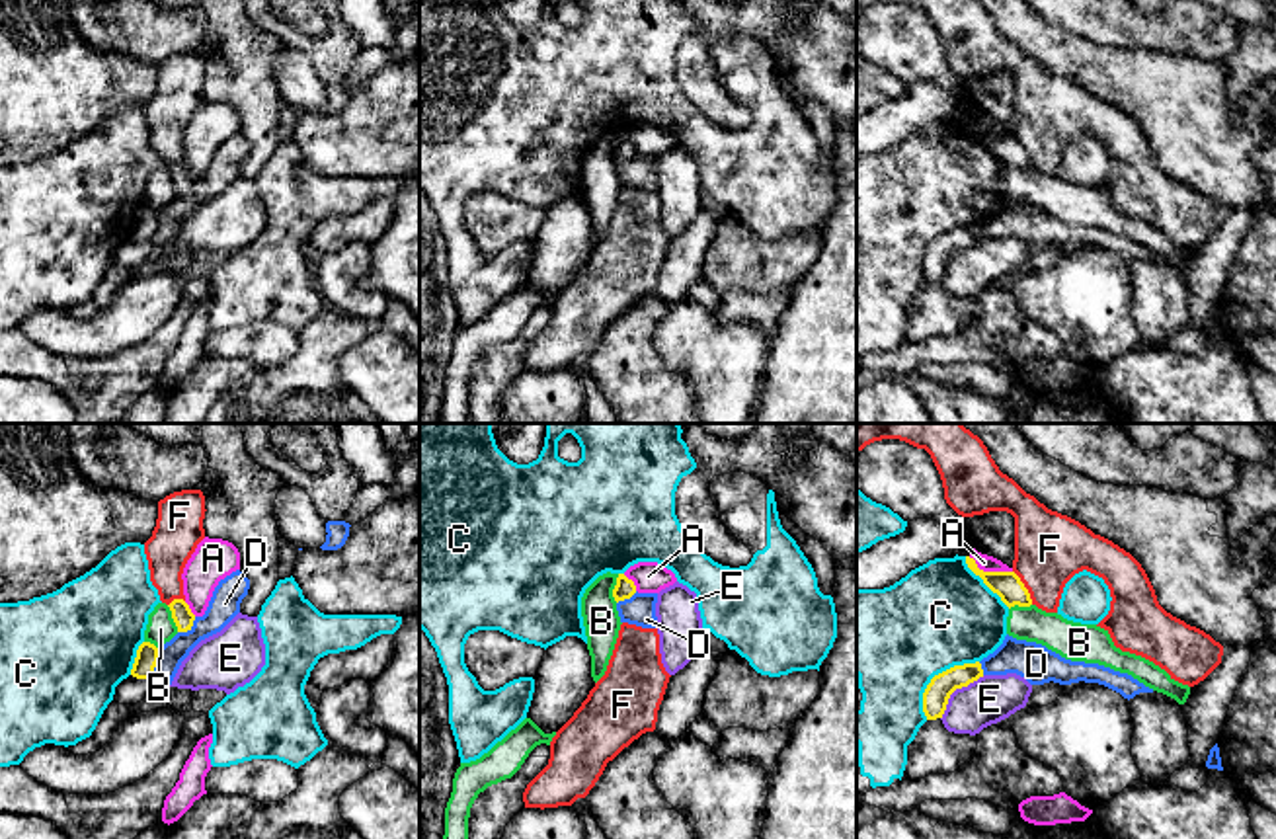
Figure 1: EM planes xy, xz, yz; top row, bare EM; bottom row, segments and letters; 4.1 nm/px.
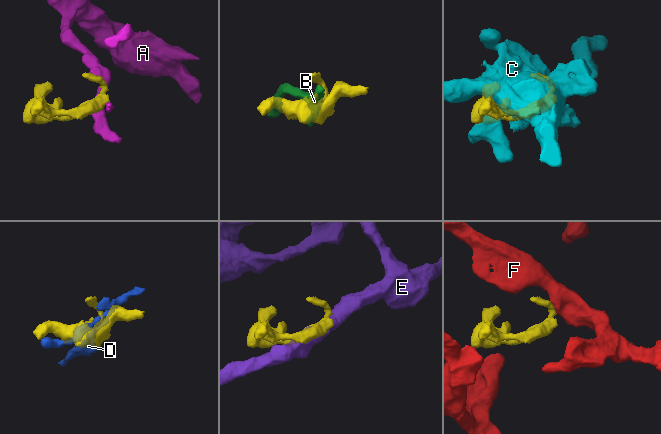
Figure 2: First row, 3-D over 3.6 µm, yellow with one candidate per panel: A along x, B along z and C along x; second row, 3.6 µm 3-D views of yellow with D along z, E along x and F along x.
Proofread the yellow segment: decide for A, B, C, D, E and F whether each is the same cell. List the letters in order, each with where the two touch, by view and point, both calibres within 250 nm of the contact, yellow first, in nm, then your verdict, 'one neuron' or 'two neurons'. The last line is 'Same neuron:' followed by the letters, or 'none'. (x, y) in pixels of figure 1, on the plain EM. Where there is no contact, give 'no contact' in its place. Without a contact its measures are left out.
A: yz (990, 135) | 110/70 nm | two neurons
B: xz (615, 151) | 90/150 nm | two neurons
C: yz (935, 239) | 110/440 nm | two neurons
D: xy (155, 227) | 100/110 nm | two neurons
E: yz (955, 252) | 110/200 nm | two neurons
F: yz (1025, 151) | 110/300 nm | two neurons
Same neuron: none

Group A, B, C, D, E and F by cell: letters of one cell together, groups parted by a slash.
A / B / C / D / E / F

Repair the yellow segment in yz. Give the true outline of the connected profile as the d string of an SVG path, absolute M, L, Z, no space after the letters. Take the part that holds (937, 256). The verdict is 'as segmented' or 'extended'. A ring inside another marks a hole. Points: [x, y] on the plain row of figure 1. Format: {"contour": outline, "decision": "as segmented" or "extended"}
{"contour": "M979 224L954 228L935 238L923 256L923 275L927 283L942 281L950 258L956 252L968 250L979 240L983 240L983 232Z", "decision": "as segmented"}

